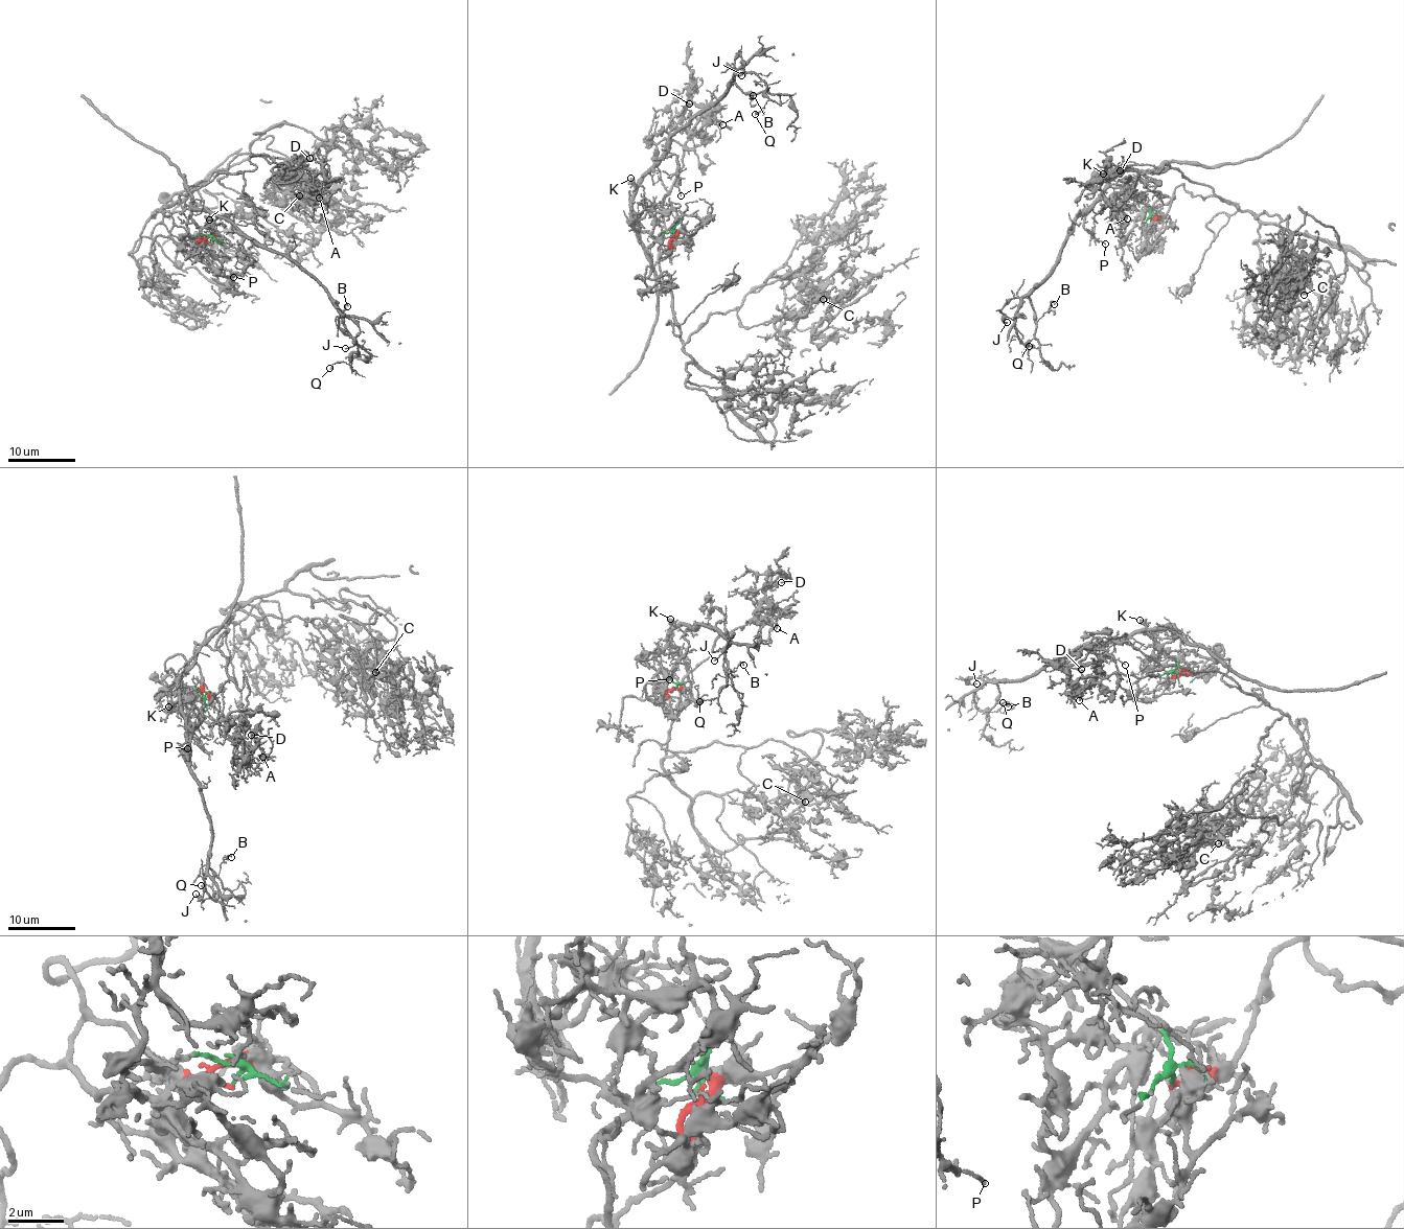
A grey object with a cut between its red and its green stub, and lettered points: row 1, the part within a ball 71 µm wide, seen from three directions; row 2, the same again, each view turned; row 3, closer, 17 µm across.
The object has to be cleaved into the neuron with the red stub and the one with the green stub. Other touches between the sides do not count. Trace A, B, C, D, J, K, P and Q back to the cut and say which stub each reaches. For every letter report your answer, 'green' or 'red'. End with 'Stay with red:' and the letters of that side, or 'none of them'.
A: red
B: green
C: red
D: red
J: green
K: green
P: green
Q: green
Stay with red: A, C, D

